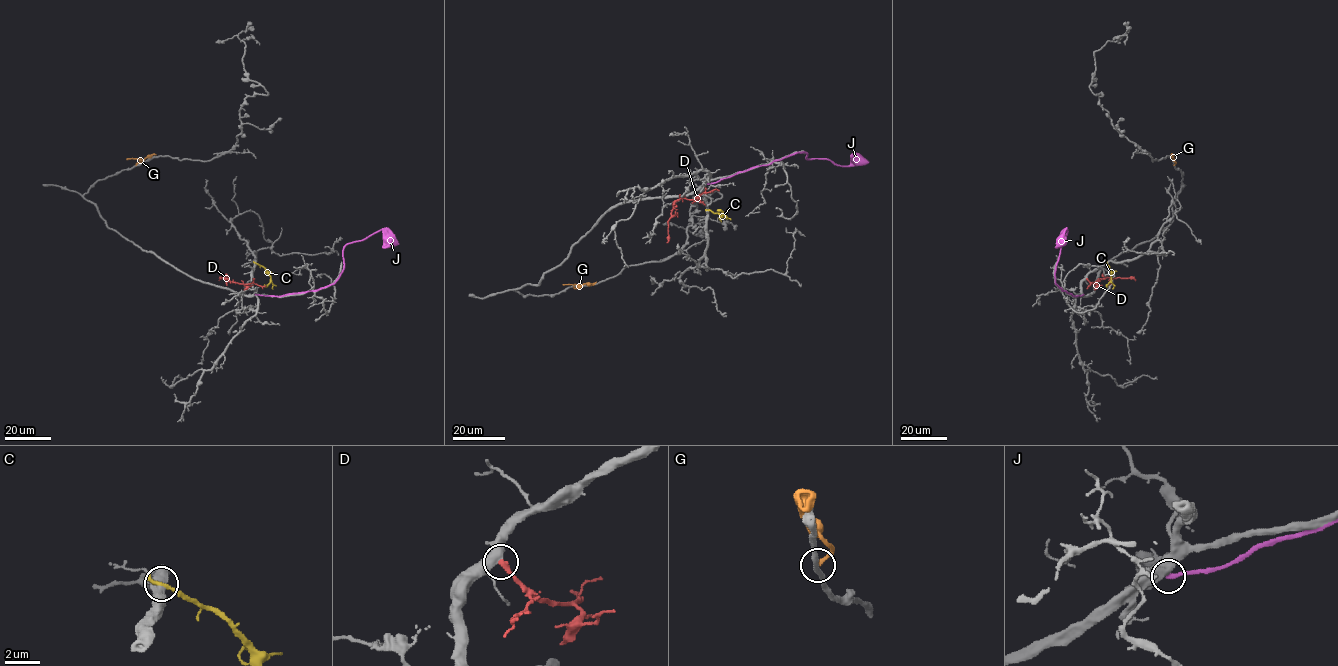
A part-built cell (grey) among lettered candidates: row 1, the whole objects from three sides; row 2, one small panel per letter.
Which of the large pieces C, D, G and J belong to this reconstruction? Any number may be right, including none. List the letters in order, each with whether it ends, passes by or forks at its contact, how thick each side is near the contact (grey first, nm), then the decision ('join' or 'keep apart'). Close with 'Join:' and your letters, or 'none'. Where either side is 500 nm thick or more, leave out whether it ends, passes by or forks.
C: 550/340 nm | keep apart
D: 500/300 nm | join
G: it ends | 320/200 nm | keep apart
J: 550/240 nm | keep apart
Join: D

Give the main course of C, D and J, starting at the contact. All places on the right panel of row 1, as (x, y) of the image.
C: (1106, 263), (1114, 285), (1112, 289)
D: (1086, 278), (1096, 284), (1098, 279), (1107, 277), (1135, 280)
J: (1083, 294), (1074, 296), (1055, 282), (1060, 243), (1066, 229), (1061, 232), (1061, 244), (1055, 247)

